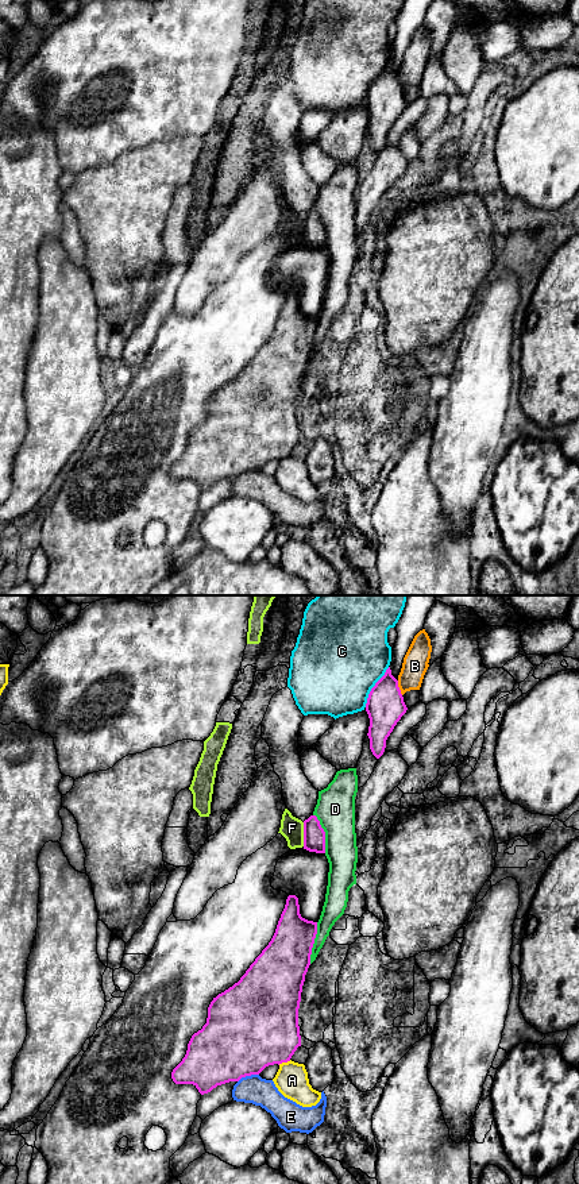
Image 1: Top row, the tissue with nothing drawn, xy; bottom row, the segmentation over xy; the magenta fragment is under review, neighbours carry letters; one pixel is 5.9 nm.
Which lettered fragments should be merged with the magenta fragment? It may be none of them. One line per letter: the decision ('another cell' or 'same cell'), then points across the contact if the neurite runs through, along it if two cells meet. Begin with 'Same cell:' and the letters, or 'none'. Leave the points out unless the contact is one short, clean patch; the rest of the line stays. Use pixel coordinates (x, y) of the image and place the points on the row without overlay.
Same cell: none
A: another cell
B: another cell
C: another cell
D: another cell
E: another cell; border xy (258, 469), (243, 471), (238, 477)
F: another cell

